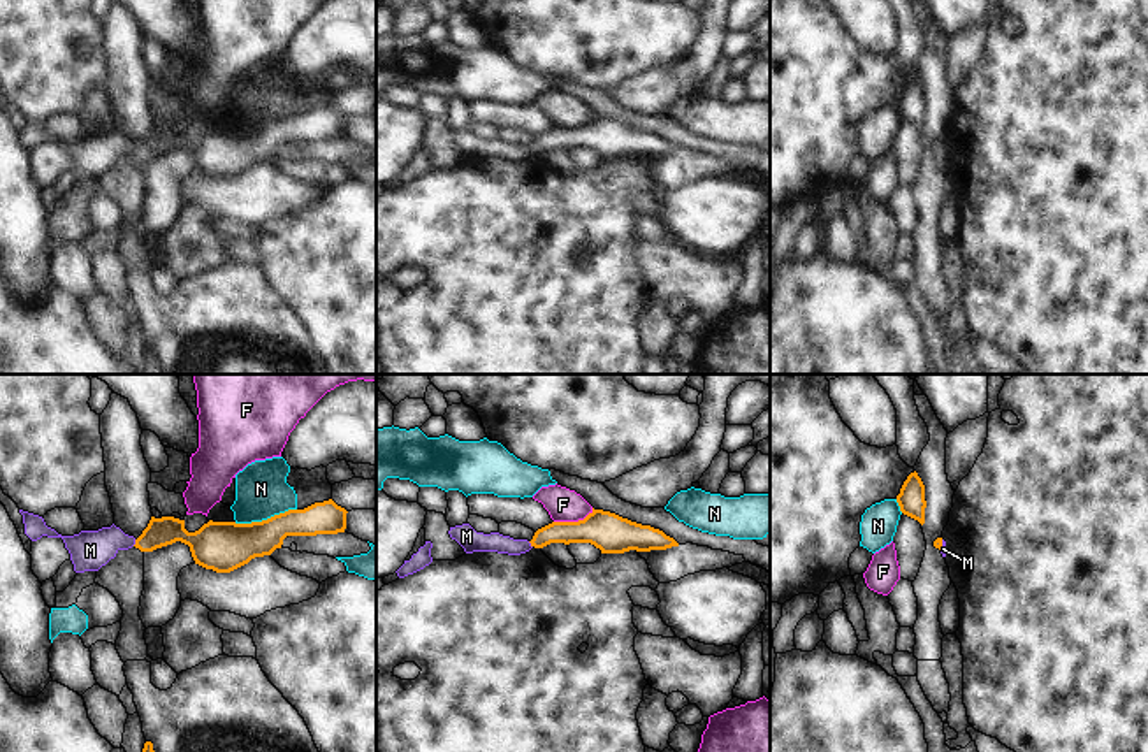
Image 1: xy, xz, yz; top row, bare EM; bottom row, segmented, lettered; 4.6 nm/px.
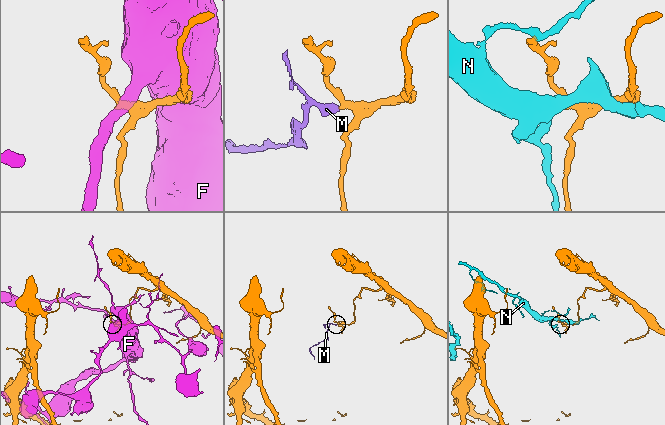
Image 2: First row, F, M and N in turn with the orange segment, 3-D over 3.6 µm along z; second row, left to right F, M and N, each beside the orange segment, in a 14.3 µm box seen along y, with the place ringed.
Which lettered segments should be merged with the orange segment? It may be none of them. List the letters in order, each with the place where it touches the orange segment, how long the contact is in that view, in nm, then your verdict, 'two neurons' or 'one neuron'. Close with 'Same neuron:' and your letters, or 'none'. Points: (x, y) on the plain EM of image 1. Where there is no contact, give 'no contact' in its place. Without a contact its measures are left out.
F: contact xz (574, 129); length 200 nm; two neurons
M: contact xy (136, 150); length 40 nm; one neuron
N: contact xy (264, 127); length 300 nm; two neurons
Same neuron: M

